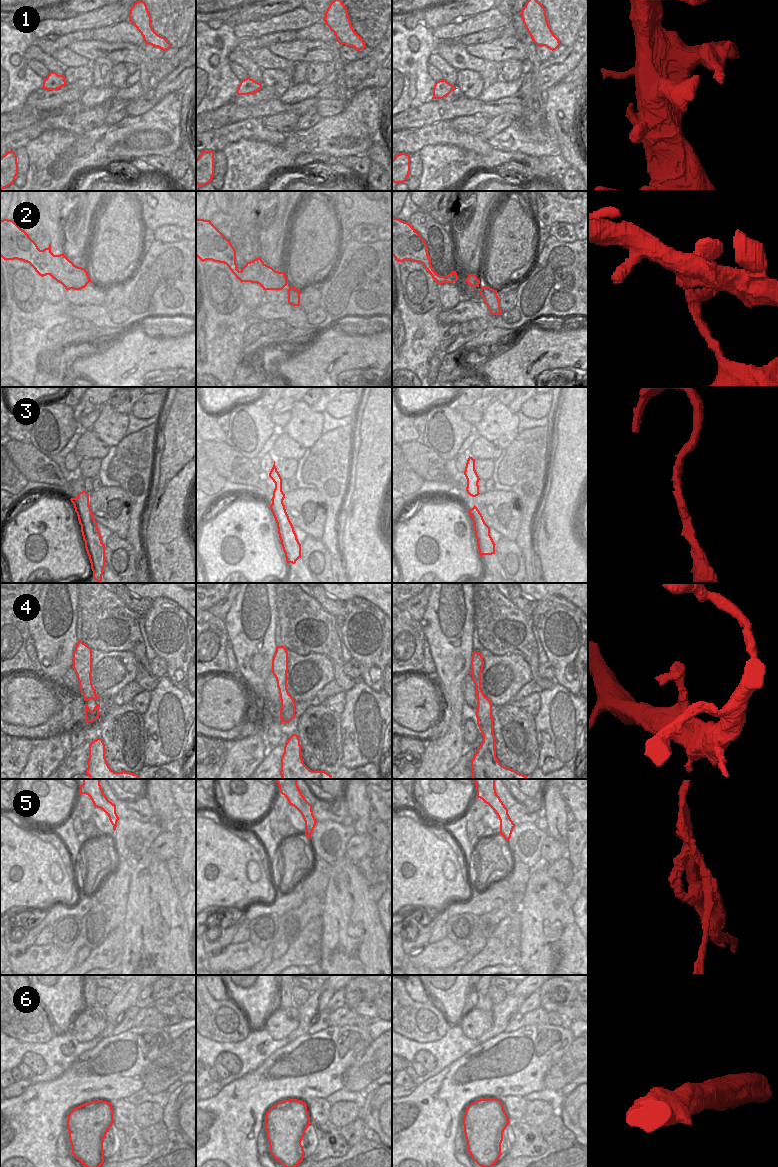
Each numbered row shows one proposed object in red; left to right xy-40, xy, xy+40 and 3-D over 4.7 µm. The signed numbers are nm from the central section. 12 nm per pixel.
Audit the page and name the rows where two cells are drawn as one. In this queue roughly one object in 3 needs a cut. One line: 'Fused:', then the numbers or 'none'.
Fused: 5

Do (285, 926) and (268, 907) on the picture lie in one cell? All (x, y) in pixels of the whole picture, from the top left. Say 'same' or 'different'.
different

